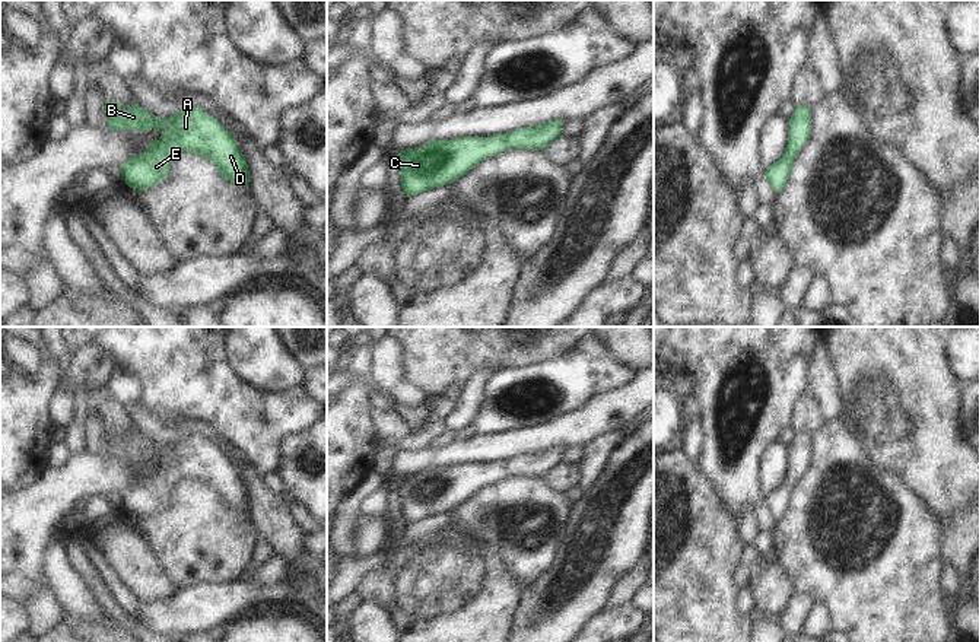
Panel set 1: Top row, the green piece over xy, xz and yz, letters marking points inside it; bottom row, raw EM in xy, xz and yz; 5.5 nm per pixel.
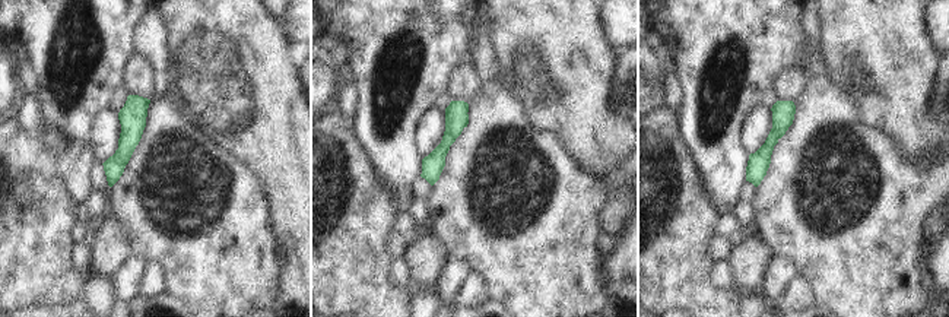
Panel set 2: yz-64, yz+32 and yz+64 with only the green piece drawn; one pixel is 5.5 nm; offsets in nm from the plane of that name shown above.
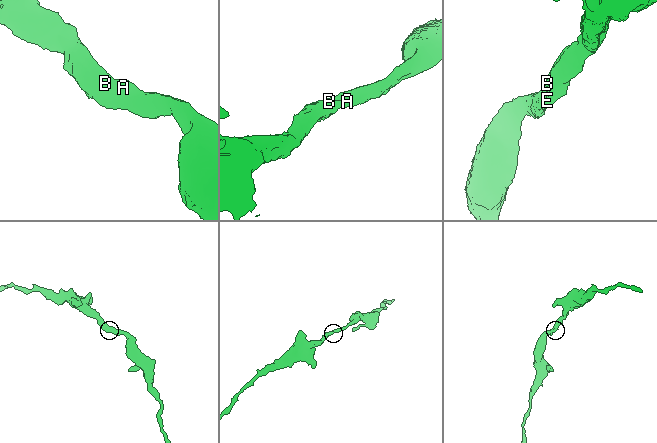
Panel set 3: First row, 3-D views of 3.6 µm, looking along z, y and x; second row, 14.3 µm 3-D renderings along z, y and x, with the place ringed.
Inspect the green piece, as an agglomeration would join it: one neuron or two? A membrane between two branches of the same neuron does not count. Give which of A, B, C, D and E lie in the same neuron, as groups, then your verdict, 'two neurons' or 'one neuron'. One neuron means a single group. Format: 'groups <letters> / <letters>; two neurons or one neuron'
groups A B C D E; one neuron

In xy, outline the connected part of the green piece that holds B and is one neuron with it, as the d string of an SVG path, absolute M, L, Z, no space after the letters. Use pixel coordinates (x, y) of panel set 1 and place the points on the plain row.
M105 428L102 438L108 442L108 457L152 455L165 460L153 467L144 480L128 486L121 500L128 514L136 518L159 511L168 500L171 490L179 480L200 482L212 487L223 505L248 517L249 499L235 463L210 441L193 435L179 438L171 445L158 445L144 438L139 430L121 438L123 430Z

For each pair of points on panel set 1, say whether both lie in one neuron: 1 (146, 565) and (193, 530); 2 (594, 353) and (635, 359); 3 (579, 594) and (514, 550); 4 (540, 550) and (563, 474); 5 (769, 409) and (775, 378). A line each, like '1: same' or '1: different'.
1: different
2: different
3: different
4: different
5: same

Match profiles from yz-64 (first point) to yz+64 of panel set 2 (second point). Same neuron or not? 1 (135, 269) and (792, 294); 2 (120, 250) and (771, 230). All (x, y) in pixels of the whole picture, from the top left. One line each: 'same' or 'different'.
1: different
2: different

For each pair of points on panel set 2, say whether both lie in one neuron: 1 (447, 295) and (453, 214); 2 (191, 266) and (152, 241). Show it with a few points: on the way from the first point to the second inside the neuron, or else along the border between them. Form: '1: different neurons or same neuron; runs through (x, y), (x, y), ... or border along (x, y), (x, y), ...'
1: different neurons; border along (450, 257), (463, 262), (472, 270)
2: same neuron; runs through (181, 256), (167, 241), (162, 241)

